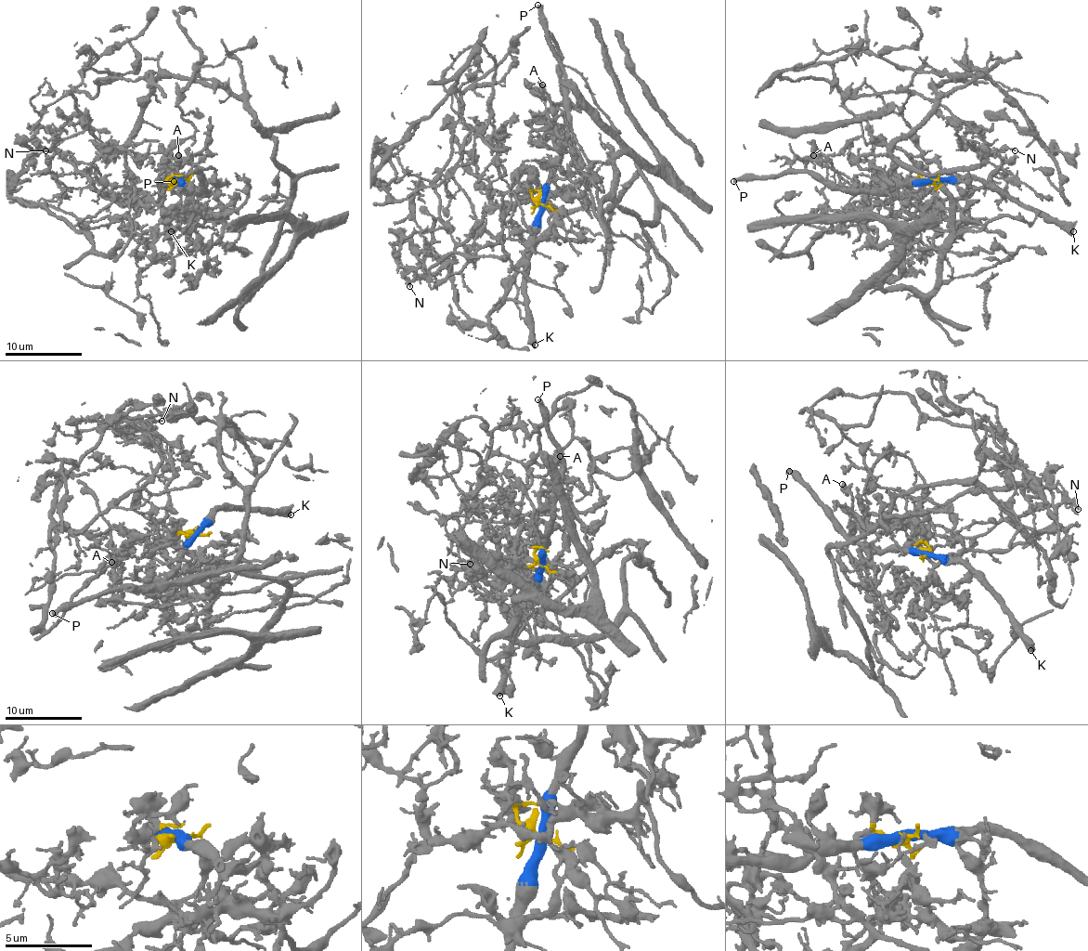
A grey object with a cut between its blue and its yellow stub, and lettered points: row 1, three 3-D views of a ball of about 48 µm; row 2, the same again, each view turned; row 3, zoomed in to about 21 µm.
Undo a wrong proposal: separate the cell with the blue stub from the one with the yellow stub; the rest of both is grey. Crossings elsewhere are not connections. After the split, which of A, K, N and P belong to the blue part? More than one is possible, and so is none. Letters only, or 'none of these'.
K, P

